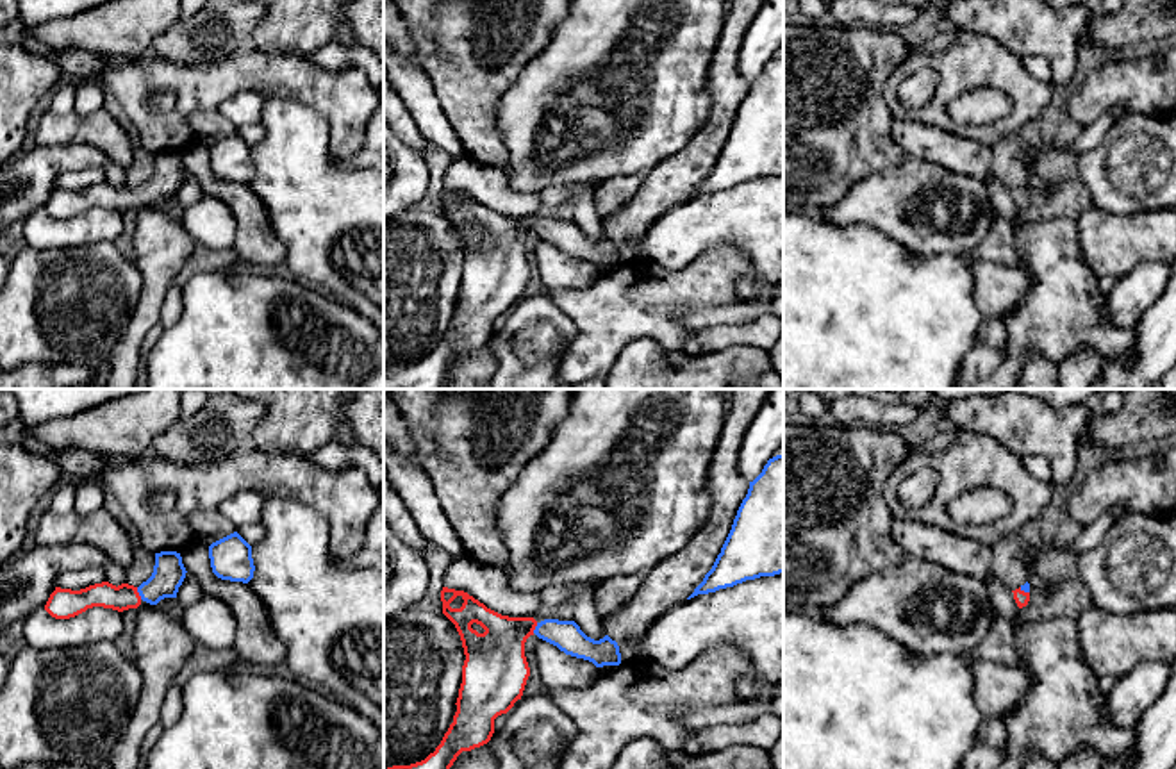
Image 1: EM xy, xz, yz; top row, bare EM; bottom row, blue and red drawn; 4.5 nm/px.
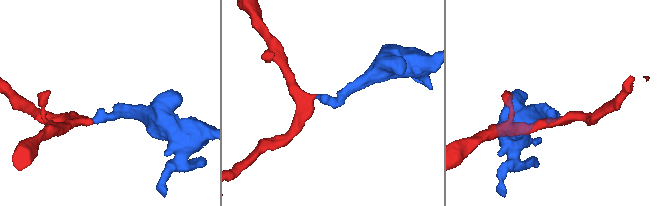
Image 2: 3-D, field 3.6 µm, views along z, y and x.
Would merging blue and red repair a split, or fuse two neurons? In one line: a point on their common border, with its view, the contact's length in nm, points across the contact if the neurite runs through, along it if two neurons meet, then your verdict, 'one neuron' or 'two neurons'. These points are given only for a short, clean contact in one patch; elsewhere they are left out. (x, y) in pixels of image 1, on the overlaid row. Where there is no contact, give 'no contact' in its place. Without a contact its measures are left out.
contact xy (138, 591); length 60 nm; way xy (168, 573), (150, 591), (138, 591), (125, 596); one neuron

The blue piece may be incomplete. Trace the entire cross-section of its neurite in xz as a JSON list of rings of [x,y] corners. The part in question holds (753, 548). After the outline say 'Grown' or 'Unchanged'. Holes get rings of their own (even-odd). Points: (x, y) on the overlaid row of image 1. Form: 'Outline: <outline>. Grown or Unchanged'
Outline: [[[783,455],[767,460],[749,482],[712,569],[687,598],[783,573]]]. Unchanged

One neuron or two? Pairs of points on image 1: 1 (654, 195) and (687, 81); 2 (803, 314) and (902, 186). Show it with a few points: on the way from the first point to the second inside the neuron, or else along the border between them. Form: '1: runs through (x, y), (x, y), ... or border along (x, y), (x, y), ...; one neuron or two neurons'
1: border along (696, 131), (679, 150), (664, 156), (648, 172); two neurons
2: border along (828, 220), (839, 225), (877, 229), (905, 248); two neurons

